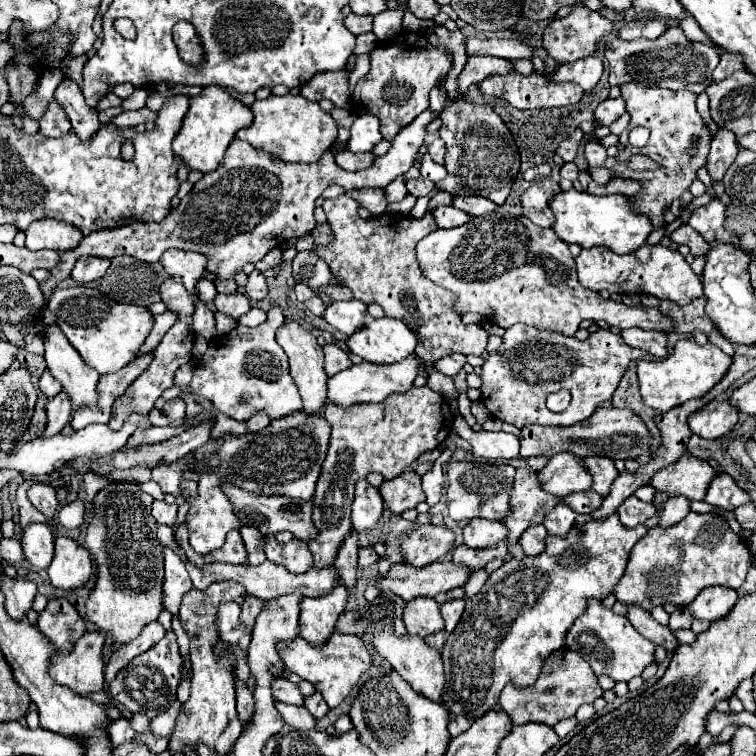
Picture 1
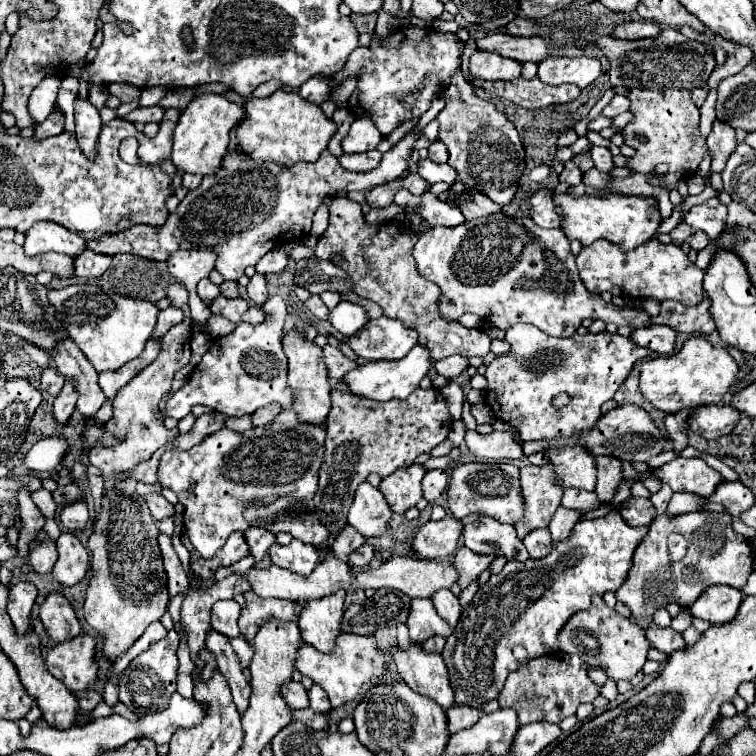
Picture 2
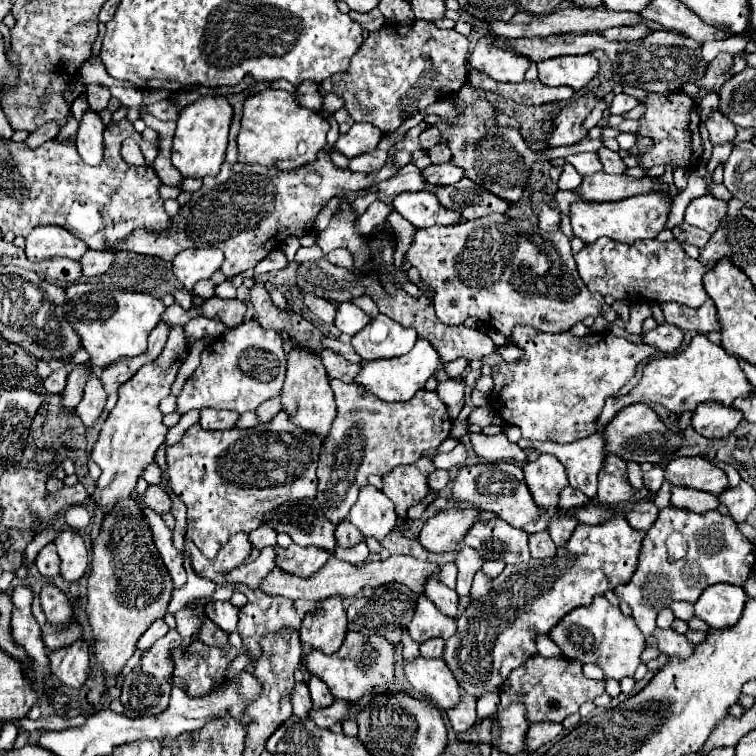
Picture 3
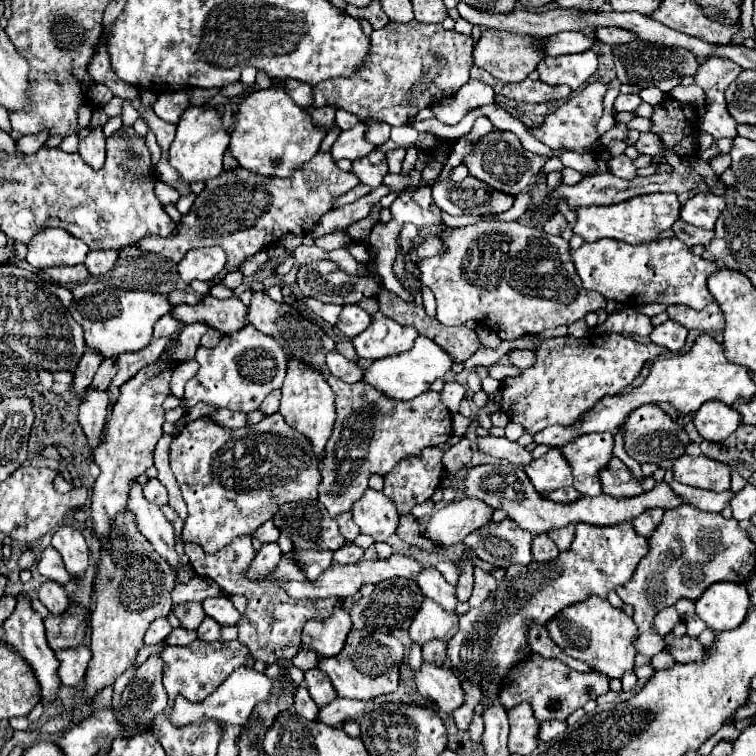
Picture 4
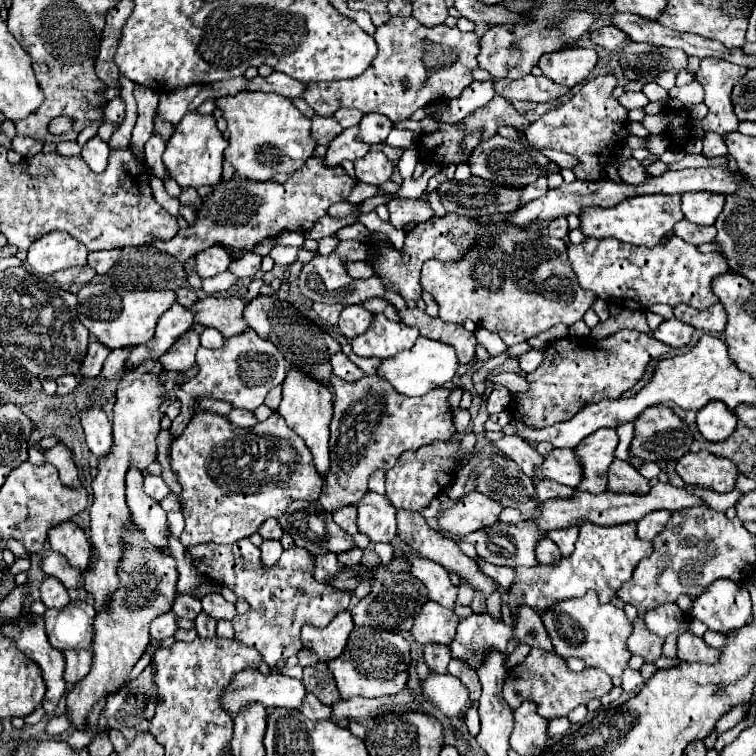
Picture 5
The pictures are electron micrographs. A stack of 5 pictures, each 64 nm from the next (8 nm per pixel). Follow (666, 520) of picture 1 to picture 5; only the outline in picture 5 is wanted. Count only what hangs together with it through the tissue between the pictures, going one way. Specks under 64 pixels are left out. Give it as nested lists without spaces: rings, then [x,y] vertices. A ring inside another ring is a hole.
[[[684,486],[688,492],[692,492],[694,496],[700,496],[700,500],[710,508],[710,510],[720,510],[720,512],[726,512],[730,506],[734,506],[738,502],[738,498],[742,496],[742,492],[738,490],[730,490],[730,492],[724,492],[724,494],[718,494],[718,492],[712,492],[712,490],[704,490],[704,488],[694,488],[694,486]]]

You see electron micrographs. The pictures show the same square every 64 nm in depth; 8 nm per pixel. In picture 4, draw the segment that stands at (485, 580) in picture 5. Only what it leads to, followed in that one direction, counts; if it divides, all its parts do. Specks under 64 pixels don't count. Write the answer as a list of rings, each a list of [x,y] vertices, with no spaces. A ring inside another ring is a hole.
[[[410,514],[400,516],[396,534],[398,534],[402,540],[406,540],[408,544],[412,544],[412,546],[420,546],[420,548],[426,550],[426,552],[442,552],[442,548],[436,548],[430,540],[424,540],[424,536],[418,532],[418,522],[416,522]]]

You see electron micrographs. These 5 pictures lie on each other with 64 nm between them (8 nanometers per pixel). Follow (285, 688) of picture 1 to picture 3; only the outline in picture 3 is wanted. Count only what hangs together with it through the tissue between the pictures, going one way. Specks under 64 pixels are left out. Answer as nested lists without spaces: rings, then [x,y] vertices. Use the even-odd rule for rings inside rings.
[[[296,682],[294,684],[294,690],[292,690],[292,706],[294,706],[294,714],[300,716],[302,720],[306,720],[308,712],[312,710],[312,700],[308,696],[306,682]]]

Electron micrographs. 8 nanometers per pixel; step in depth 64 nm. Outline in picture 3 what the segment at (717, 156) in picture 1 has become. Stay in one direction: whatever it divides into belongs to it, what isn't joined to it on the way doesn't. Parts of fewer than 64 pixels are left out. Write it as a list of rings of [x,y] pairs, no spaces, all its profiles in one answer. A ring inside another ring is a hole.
[[[718,110],[710,114],[710,118],[706,120],[706,128],[710,132],[710,142],[714,146],[724,144],[724,142],[734,142],[736,138],[736,126],[728,122],[726,116],[722,116]]]

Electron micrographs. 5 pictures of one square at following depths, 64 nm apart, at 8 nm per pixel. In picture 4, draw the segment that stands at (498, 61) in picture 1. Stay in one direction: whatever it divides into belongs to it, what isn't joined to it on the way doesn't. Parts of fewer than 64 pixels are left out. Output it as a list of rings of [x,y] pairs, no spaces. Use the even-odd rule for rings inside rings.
[[[484,30],[480,40],[474,46],[472,52],[474,66],[490,72],[494,78],[502,82],[520,82],[526,80],[526,76],[536,70],[536,64],[542,58],[542,50],[538,48],[538,38],[532,36],[512,36],[496,30]]]

